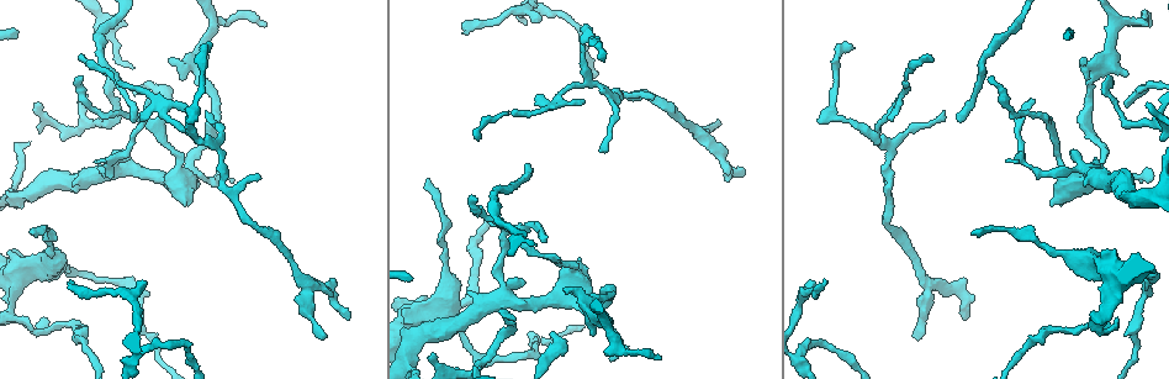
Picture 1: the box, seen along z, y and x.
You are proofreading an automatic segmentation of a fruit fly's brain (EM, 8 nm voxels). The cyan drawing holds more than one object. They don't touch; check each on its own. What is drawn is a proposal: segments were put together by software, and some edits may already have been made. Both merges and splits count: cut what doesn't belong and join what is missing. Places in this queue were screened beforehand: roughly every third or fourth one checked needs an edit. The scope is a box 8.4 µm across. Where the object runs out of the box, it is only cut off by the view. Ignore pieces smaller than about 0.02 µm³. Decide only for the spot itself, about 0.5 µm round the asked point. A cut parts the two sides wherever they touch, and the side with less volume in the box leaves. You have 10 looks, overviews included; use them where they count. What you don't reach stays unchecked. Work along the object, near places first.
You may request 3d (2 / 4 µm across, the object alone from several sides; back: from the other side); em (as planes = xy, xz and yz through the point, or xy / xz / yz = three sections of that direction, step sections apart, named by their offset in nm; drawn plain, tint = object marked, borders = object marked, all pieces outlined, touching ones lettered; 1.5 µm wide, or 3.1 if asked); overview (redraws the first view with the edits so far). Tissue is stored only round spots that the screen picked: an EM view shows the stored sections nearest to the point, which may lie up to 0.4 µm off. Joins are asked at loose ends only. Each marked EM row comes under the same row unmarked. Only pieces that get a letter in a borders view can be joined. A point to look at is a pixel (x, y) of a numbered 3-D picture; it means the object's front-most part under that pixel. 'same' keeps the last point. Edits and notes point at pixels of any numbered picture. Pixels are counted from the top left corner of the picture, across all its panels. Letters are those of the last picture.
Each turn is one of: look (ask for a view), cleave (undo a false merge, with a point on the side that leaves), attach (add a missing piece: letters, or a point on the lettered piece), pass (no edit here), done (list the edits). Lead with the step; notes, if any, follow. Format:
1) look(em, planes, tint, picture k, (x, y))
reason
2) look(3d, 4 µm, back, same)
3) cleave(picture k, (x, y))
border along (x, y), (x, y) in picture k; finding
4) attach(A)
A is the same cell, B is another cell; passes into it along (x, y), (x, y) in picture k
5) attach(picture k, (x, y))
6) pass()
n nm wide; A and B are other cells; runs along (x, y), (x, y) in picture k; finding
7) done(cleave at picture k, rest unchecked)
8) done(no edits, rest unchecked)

look(em, planes, borders, picture 1, (654, 95))
free end

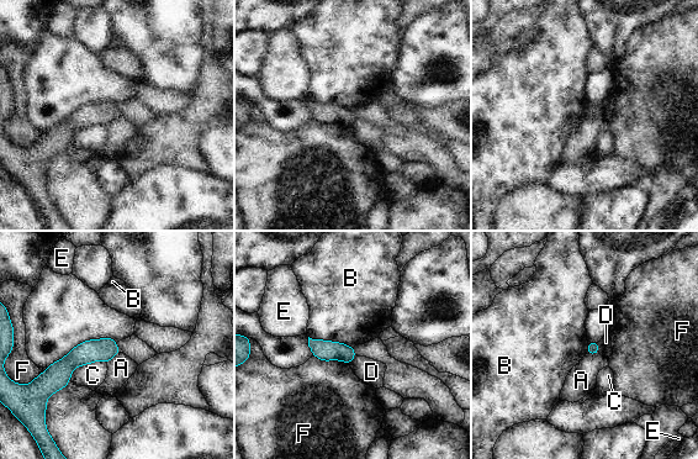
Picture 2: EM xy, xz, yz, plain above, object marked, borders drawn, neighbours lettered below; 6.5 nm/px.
pass()
A, B, C, D, E and F are other cells; border along (308, 336), (353, 347) in picture 2; none of them fits

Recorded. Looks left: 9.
look(3d, 2 µm, picture 1, (536, 101))
tapers out

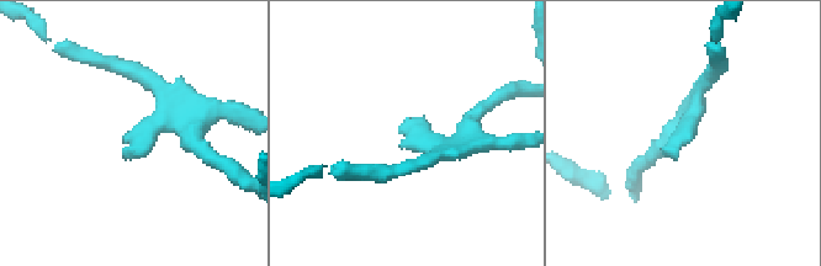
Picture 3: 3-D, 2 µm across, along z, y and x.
look(em, planes, borders, picture 3, (675, 156))
need the tissue

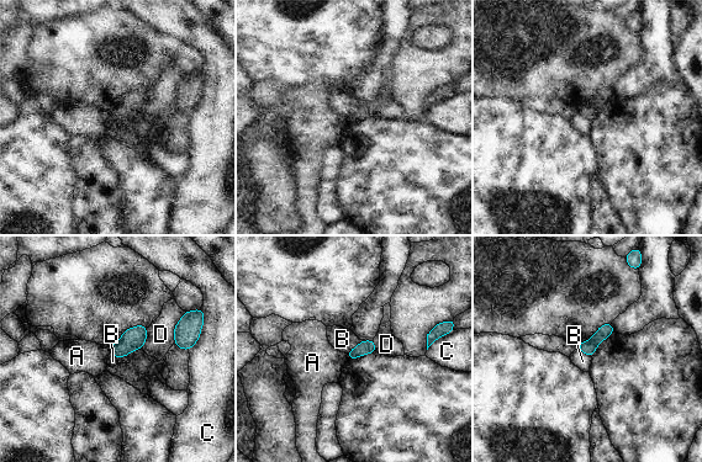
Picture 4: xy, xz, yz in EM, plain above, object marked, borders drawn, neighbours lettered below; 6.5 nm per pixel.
pass()
A, B, C and D are other cells; border along (364, 340), (360, 340), (347, 354) in picture 4; none of them fits

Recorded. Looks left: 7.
look(3d, 4 µm, picture 1, (326, 337))
free end

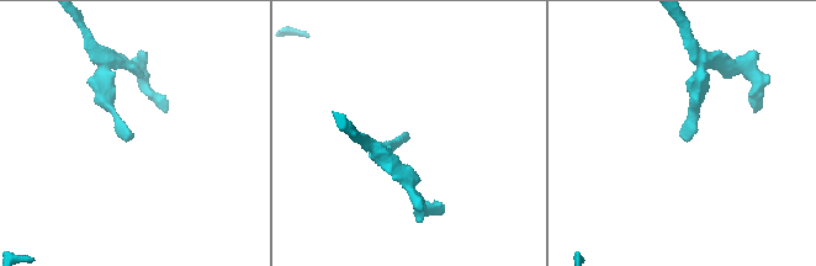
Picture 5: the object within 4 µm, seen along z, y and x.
look(em, yz, step 8, tint, picture 5, (132, 137))

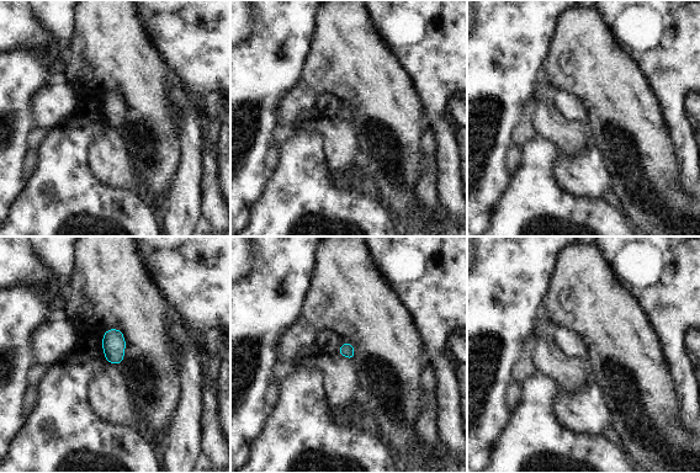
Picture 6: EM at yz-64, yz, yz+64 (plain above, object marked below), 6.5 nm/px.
look(em, planes, borders, same)

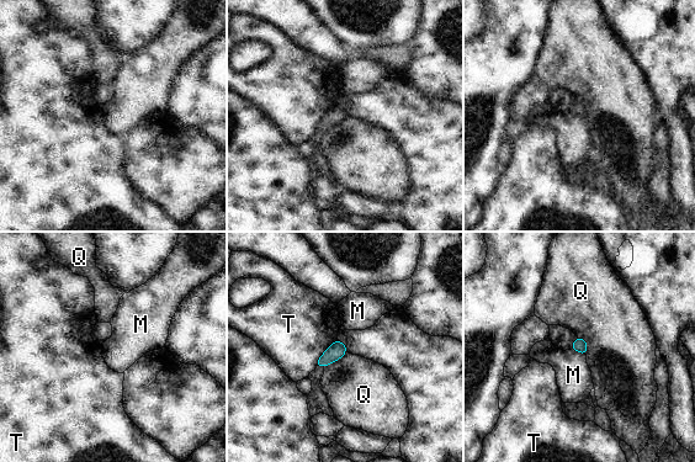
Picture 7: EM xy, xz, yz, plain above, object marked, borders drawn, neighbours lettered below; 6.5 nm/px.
pass()
M, Q and T are other cells; border along (348, 351), (323, 367) in picture 7; no lettered piece goes on from it

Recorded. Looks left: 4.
look(3d, 2 µm, picture 1, (529, 356))
abrupt turn

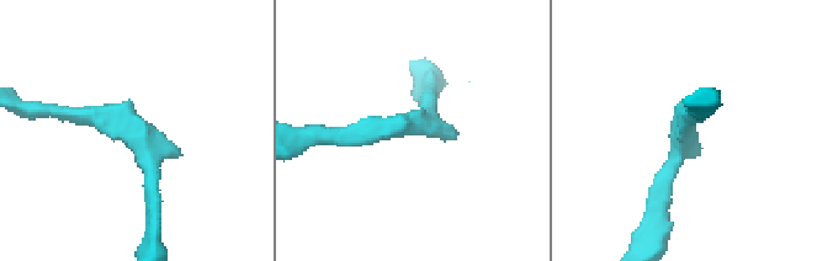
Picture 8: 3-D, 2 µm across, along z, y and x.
look(em, xy, step 8, tint, picture 8, (127, 122))

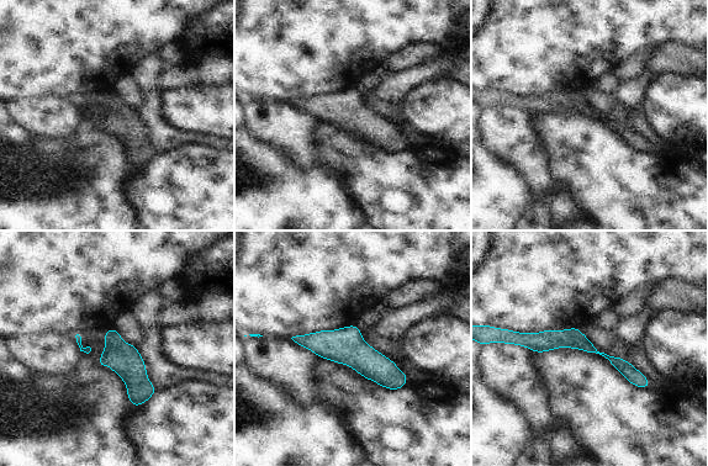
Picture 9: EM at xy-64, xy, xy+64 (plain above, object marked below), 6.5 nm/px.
look(em, xy, step 8, borders, same)
see the neighbours

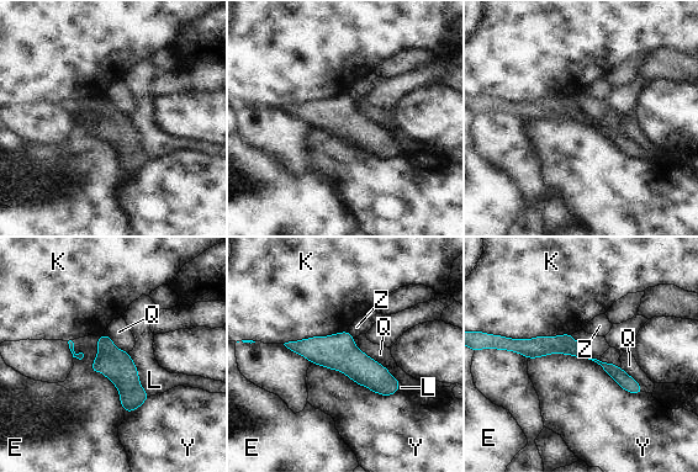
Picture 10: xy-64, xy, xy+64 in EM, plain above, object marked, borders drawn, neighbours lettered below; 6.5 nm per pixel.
pass()
E, K, L, Q, Y and Z are other cells; runs along (509, 345), (572, 346), (638, 390) in picture 10; all the same neuron

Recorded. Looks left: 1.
done(no edits, rest unchecked)

